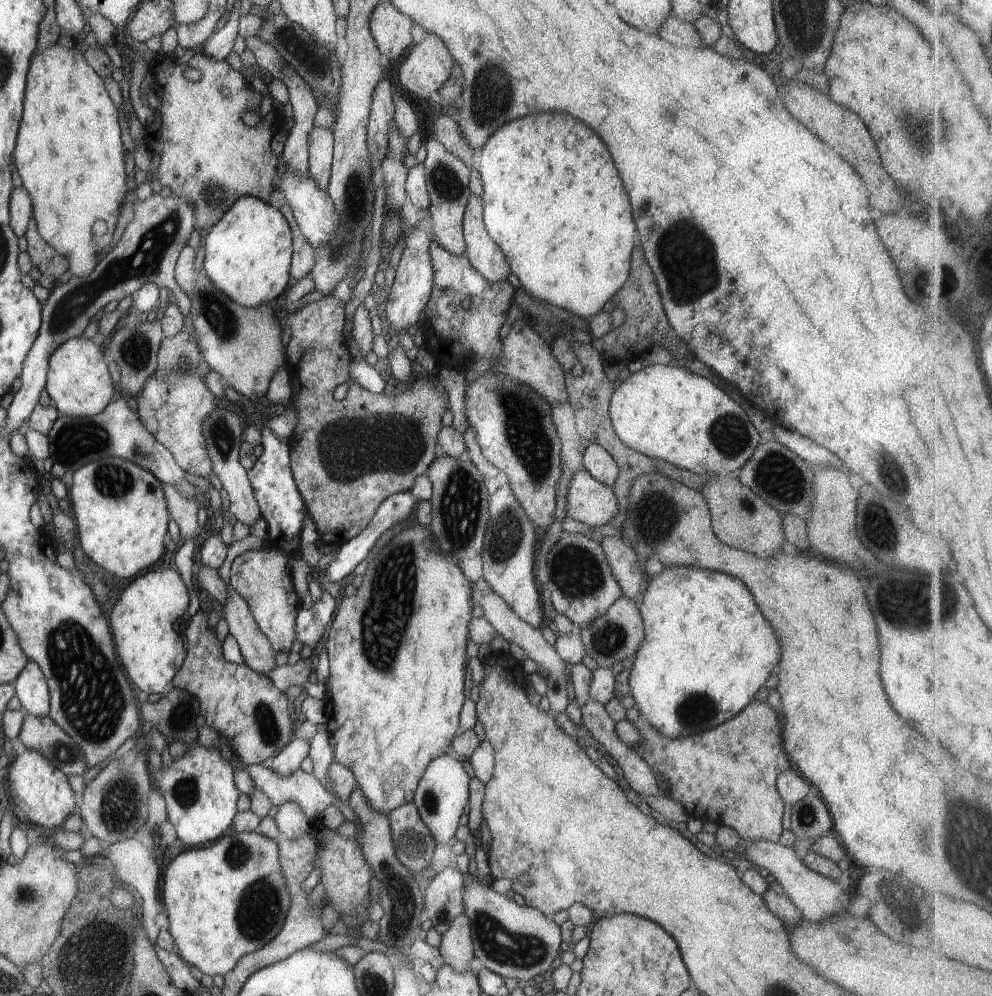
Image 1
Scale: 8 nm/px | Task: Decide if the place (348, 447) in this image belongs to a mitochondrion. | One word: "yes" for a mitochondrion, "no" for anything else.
yes

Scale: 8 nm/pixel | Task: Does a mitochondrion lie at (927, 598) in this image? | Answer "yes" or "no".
yes

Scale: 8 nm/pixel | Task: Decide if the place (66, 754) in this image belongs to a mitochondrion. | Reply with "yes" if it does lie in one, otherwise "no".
yes

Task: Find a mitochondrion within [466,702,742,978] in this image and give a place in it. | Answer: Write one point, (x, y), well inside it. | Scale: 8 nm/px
(499, 944)

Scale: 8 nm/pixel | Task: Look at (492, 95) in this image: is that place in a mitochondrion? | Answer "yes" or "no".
yes

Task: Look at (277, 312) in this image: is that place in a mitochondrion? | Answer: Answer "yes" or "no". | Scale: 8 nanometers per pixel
no

